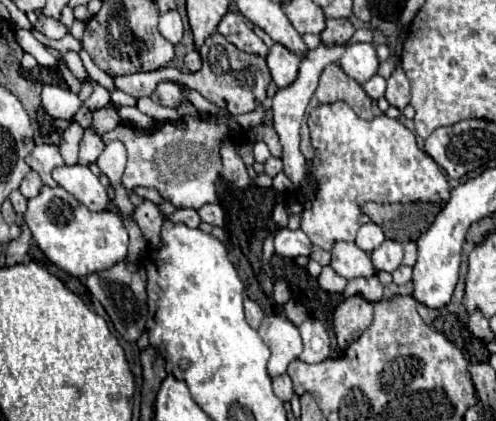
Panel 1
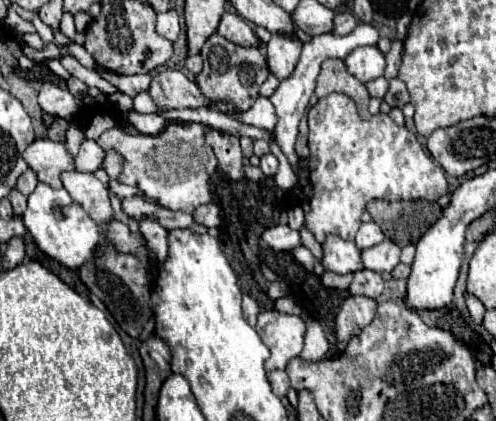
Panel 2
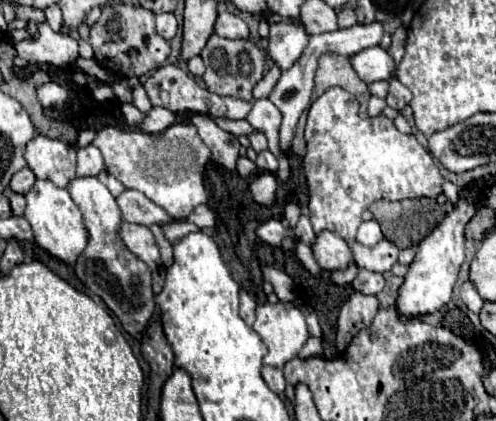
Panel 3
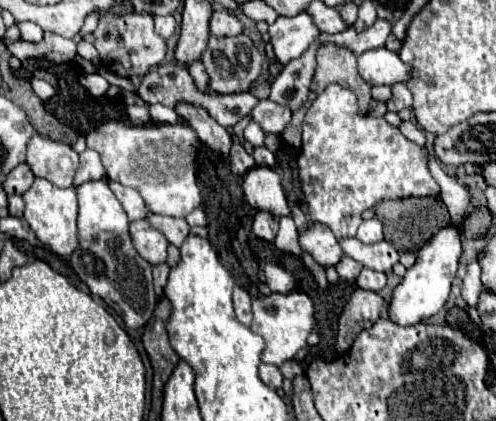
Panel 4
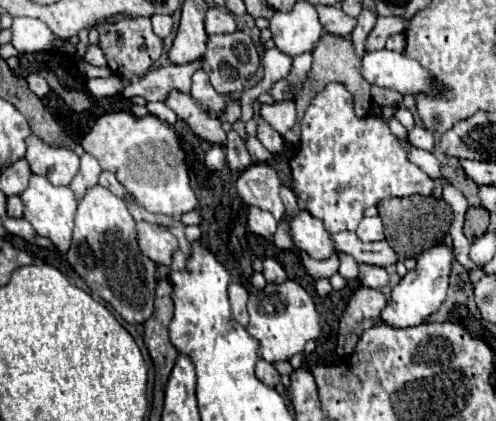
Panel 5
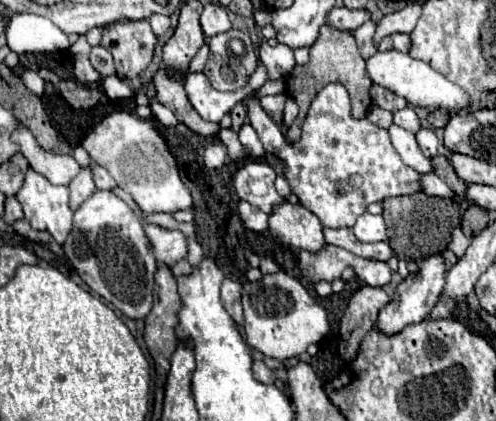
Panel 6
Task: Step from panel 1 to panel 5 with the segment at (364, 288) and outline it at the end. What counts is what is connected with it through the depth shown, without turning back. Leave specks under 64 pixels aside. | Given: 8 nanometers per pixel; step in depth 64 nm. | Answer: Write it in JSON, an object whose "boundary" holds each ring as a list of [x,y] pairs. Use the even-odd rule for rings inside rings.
{"boundary":[[[360,264],[360,276],[358,278],[360,278],[362,286],[366,286],[366,288],[382,288],[388,284],[388,274],[380,266]]]}

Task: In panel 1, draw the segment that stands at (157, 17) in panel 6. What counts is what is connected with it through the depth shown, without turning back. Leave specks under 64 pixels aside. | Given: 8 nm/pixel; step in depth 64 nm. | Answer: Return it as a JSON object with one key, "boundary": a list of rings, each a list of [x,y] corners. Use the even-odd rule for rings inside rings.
{"boundary":[[[172,10],[172,12],[166,12],[160,16],[160,24],[158,24],[158,30],[160,34],[172,42],[172,44],[178,44],[184,36],[184,26],[182,26],[182,18],[178,14],[178,10]]]}

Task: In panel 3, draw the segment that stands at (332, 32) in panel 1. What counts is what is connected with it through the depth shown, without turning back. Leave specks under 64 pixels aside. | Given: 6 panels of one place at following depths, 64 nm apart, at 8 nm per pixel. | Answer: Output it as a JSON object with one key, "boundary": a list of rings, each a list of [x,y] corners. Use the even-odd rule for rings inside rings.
{"boundary":[[[342,8],[338,10],[338,24],[340,28],[350,28],[356,24],[356,14],[352,8]]]}

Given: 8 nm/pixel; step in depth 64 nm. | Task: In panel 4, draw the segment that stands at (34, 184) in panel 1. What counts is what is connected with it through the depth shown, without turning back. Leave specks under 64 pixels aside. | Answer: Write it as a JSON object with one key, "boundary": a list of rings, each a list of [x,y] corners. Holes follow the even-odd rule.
{"boundary":[[[20,164],[4,180],[4,190],[8,194],[24,194],[32,186],[32,182],[34,182],[34,174],[28,168],[28,164]]]}

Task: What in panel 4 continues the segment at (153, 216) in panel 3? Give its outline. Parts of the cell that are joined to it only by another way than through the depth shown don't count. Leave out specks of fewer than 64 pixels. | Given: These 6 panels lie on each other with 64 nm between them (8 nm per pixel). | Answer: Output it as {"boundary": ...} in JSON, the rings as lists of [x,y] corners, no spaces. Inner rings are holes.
{"boundary":[[[112,182],[110,188],[116,194],[116,198],[120,200],[120,204],[124,206],[128,220],[146,220],[152,214],[150,208],[144,204],[144,198],[134,188],[126,188],[118,182]]]}

